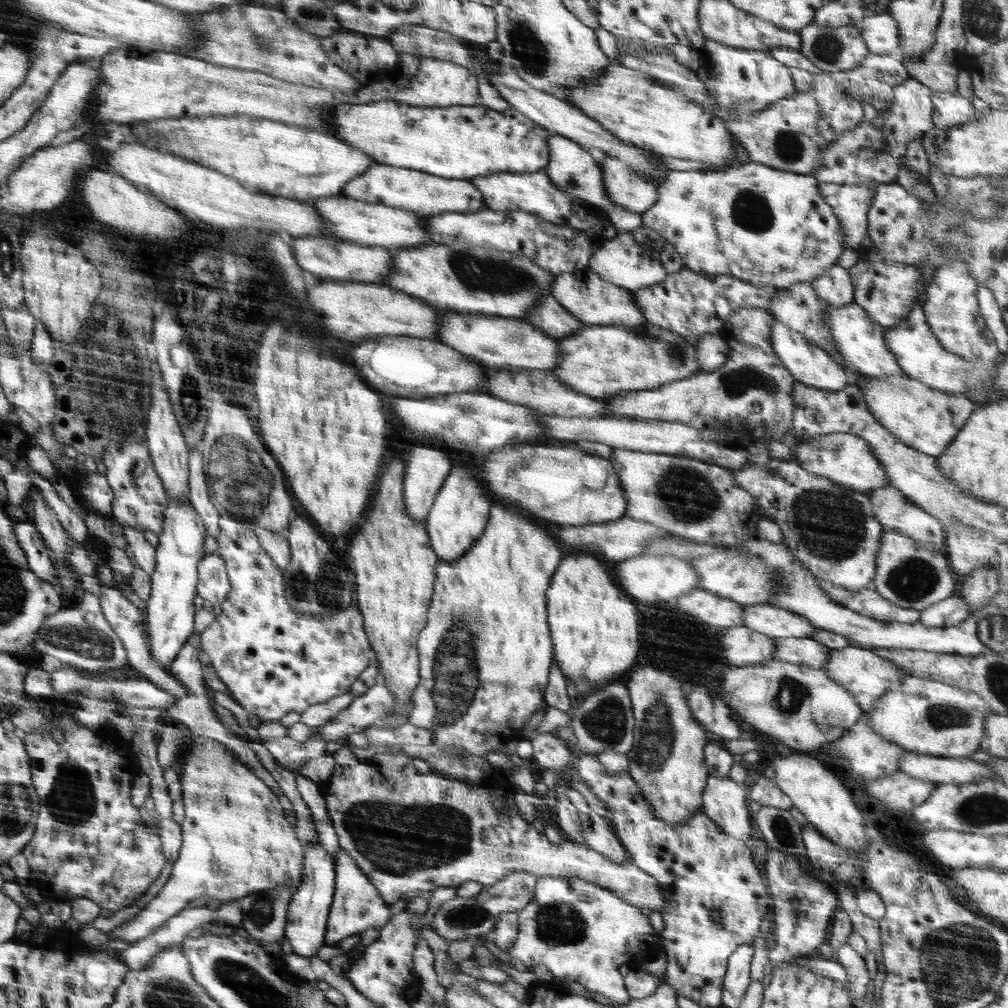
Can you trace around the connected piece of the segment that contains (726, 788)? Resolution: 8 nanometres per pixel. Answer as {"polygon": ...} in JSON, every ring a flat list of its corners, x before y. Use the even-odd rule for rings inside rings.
{"polygon":[[708,776,702,794,703,811,711,821,723,829,724,833,738,840,748,840,752,837,751,815,746,803,745,784,734,782,730,776,717,778]]}

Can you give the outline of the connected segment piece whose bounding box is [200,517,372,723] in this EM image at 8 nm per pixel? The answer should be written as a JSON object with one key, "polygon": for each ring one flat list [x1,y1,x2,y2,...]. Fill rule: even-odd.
{"polygon":[[219,517,218,553,224,559,230,579,230,592,220,603,222,613,200,634,202,652,208,654,216,675,231,690,230,696,245,709,259,717,261,723,280,721,294,711,300,715,308,706,328,702,351,690,350,686,368,667,371,648,364,631,362,613,356,604,316,617,298,613,286,601,283,572,260,546,249,527,230,517]]}

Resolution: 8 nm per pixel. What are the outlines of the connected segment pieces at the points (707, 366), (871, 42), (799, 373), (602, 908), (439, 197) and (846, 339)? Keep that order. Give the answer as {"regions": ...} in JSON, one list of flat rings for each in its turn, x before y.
{"regions":[[[706,333,696,344,699,373,714,372,724,365,728,356,728,343,724,341,722,333]],[[890,13,866,16,859,22,862,39,872,54,895,54,900,46,898,23]],[[778,320,772,326,770,343,772,343,772,349,778,355,781,365,792,374,796,382,807,384,816,389,825,389,826,391,842,390,850,384,848,374,835,364,836,362,828,353,816,344,811,344,796,330,790,330,788,326,784,326]],[[545,876,537,880,530,904,518,911,520,926,516,939,508,947,508,954,523,962,529,969,542,964,552,971,555,978,578,982,588,990,602,994,615,1005,624,1006,632,999,626,990,619,966,628,963,632,970,640,970,650,959,664,956,666,960,667,957,664,944,659,942,661,933,652,928,650,918,640,910,640,907,624,901,612,891,580,877]],[[382,163,370,166,366,172,346,182,341,192,346,192,350,198,359,201,403,208,423,216,449,212,473,213,485,208,482,192,469,179,442,178,419,170]],[[852,302,847,306,832,309,824,317,826,317,824,321,830,325,834,345,838,349,838,353,842,355,847,368,858,370,868,377,890,377,903,374,896,357,892,356,888,345,886,345,886,339,884,339,886,329,872,321,862,306]]]}

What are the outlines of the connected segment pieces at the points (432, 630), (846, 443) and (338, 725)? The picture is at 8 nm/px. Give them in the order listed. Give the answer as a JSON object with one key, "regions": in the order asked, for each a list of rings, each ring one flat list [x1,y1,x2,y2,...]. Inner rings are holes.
{"regions":[[[492,501,489,520,482,535,474,542,456,561,438,561,436,565,436,581,434,581,434,592,432,593,431,603,428,607,426,626,420,631,417,647,419,654,419,675,420,682,414,689,412,696,412,708,407,723,412,724,427,732,431,732,433,736,433,745,443,750,445,754,451,756,475,756,484,757,490,752,496,752,496,748,502,744,508,744,512,739,520,736,524,723,528,721,539,706,545,702,545,692,548,686,548,675,550,675,550,666,554,656,554,647,552,646,552,637,550,636,550,627,548,626,547,617,547,596,546,591,551,583,552,575,558,568,564,552,558,539,554,536,553,530,546,528,538,522,534,522,536,518,531,516,512,516,512,514,520,514,514,507,506,507,502,503],[450,749,460,749,466,751,466,754,459,754]],[[854,433,820,435,808,442,800,442,791,453,794,453,791,458,796,459,806,471,828,477,830,480,852,487,854,490,868,492,888,486,884,465,874,457,868,441]],[[378,681,364,695,356,697,330,722,316,728,296,722,290,726,287,736,295,741,305,742,314,733,320,733,327,743,336,741,338,738,358,733,360,730,372,726,382,717,386,717,394,706,396,706,394,693]]]}

